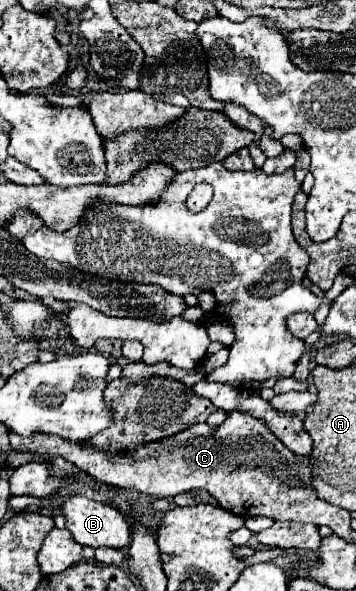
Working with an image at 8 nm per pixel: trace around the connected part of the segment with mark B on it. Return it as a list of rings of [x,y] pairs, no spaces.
[[[74,493],[68,499],[64,499],[62,513],[66,517],[66,529],[82,545],[90,545],[94,549],[96,547],[118,547],[118,549],[122,547],[124,549],[130,545],[130,525],[126,521],[126,517],[110,505],[88,499],[82,493]]]

